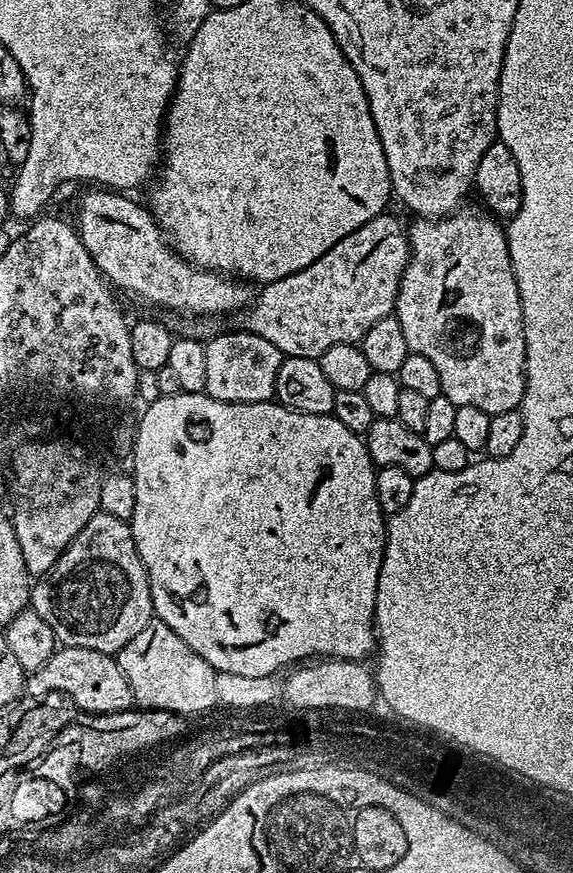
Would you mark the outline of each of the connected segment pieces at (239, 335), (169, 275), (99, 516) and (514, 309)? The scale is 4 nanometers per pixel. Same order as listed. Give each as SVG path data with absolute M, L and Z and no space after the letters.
M241 330L224 332L205 343L206 386L204 392L215 400L231 404L266 404L276 395L278 370L284 357L278 346L257 333Z
M92 190L80 204L80 217L74 220L80 241L113 289L121 288L156 308L169 308L172 312L185 312L188 316L224 316L227 312L240 314L253 303L254 292L248 289L251 287L245 281L228 274L210 272L207 268L197 268L182 259L160 231L151 211L128 196L131 195L116 190Z
M102 511L96 512L94 518L90 518L90 522L86 522L86 526L82 526L82 530L78 530L74 542L70 542L70 546L66 546L62 558L58 558L58 562L54 562L52 569L50 569L45 576L39 577L39 579L33 583L32 602L30 606L46 621L46 626L50 626L50 630L54 630L57 641L59 641L63 647L85 648L86 650L98 650L99 652L118 654L124 649L126 642L130 642L130 638L134 638L134 634L138 634L142 631L142 626L146 626L154 619L150 582L148 581L148 575L144 569L142 558L138 554L138 546L134 542L131 523L122 518L114 518L114 514L106 514Z
M461 207L447 216L439 218L416 218L407 225L408 265L402 274L402 282L398 286L395 318L402 326L402 334L406 334L409 352L422 354L422 358L430 358L434 370L440 375L440 390L457 408L462 406L478 406L478 410L486 410L489 416L497 416L503 412L515 412L524 403L524 363L526 362L526 338L524 337L524 319L522 318L522 302L518 294L518 282L510 262L508 249L508 233L497 217L481 210L479 207Z

